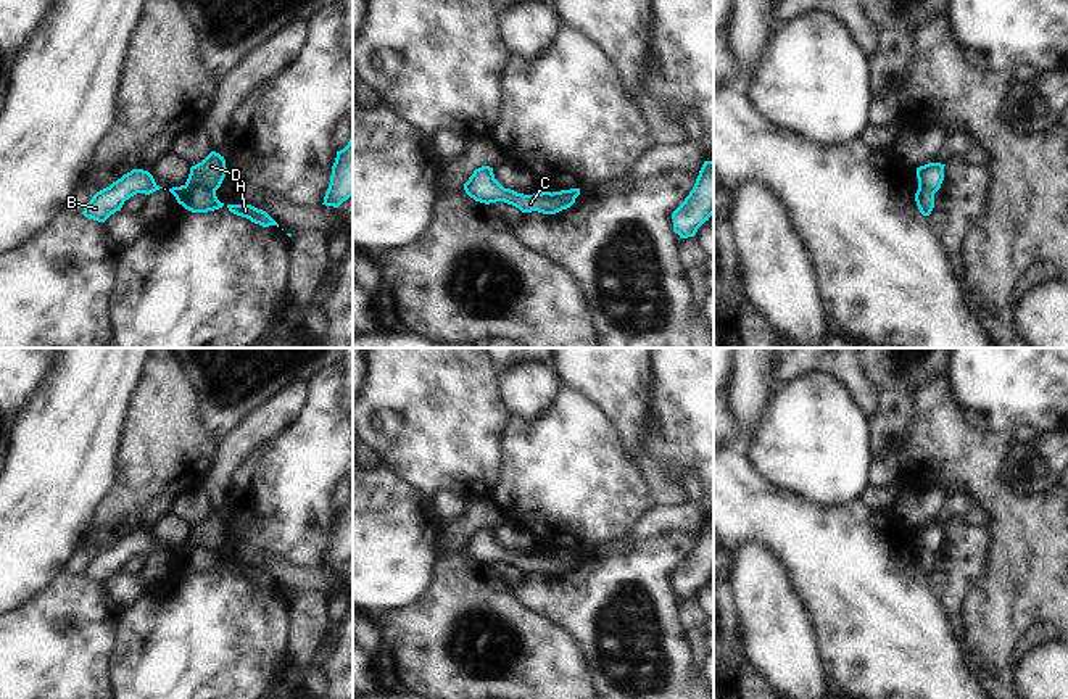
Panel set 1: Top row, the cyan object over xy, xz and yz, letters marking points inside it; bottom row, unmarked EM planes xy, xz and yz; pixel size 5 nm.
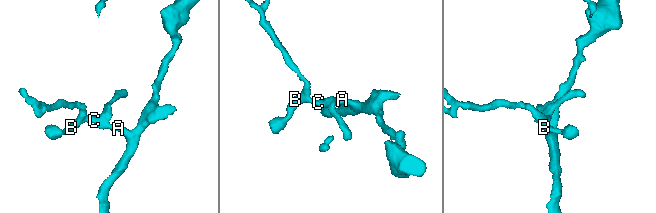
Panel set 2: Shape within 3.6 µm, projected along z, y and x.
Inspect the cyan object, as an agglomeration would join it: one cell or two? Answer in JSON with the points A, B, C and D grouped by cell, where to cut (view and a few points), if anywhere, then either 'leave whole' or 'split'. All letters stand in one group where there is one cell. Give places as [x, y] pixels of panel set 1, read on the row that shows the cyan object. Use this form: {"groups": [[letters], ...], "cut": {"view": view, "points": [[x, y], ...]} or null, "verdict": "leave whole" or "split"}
{"groups": [["A"], ["B", "C", "D"]], "cut": {"view": "xy", "points": [[215, 189], [190, 187], [178, 200]]}, "verdict": "split"}

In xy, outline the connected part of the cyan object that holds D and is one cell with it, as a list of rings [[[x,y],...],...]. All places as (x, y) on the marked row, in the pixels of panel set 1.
[[[211,151],[201,163],[190,168],[188,179],[180,187],[172,187],[169,192],[179,200],[192,187],[205,187],[217,190],[227,174],[226,159],[216,151]]]

